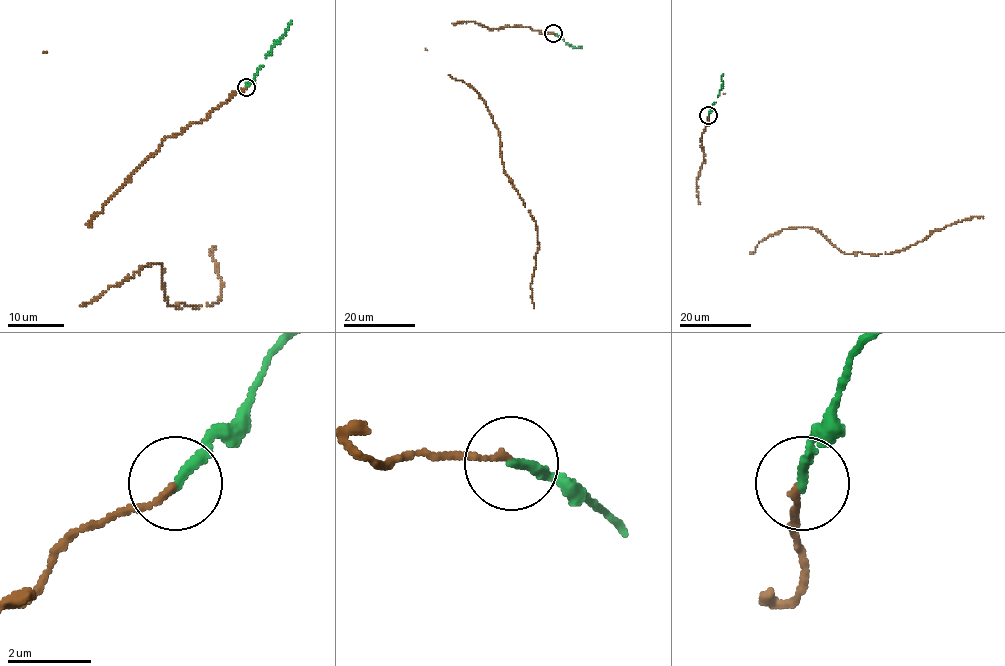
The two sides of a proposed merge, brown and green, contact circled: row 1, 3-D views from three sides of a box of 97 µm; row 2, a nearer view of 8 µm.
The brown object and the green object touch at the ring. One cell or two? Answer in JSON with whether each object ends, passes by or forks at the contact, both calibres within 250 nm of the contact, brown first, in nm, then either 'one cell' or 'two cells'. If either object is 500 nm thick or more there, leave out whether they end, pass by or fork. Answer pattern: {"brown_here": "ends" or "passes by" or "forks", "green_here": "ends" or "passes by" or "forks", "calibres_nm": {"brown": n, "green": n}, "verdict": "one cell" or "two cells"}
{"brown_here": "ends", "green_here": "ends", "calibres_nm": {"brown": 130, "green": 240}, "verdict": "one cell"}

